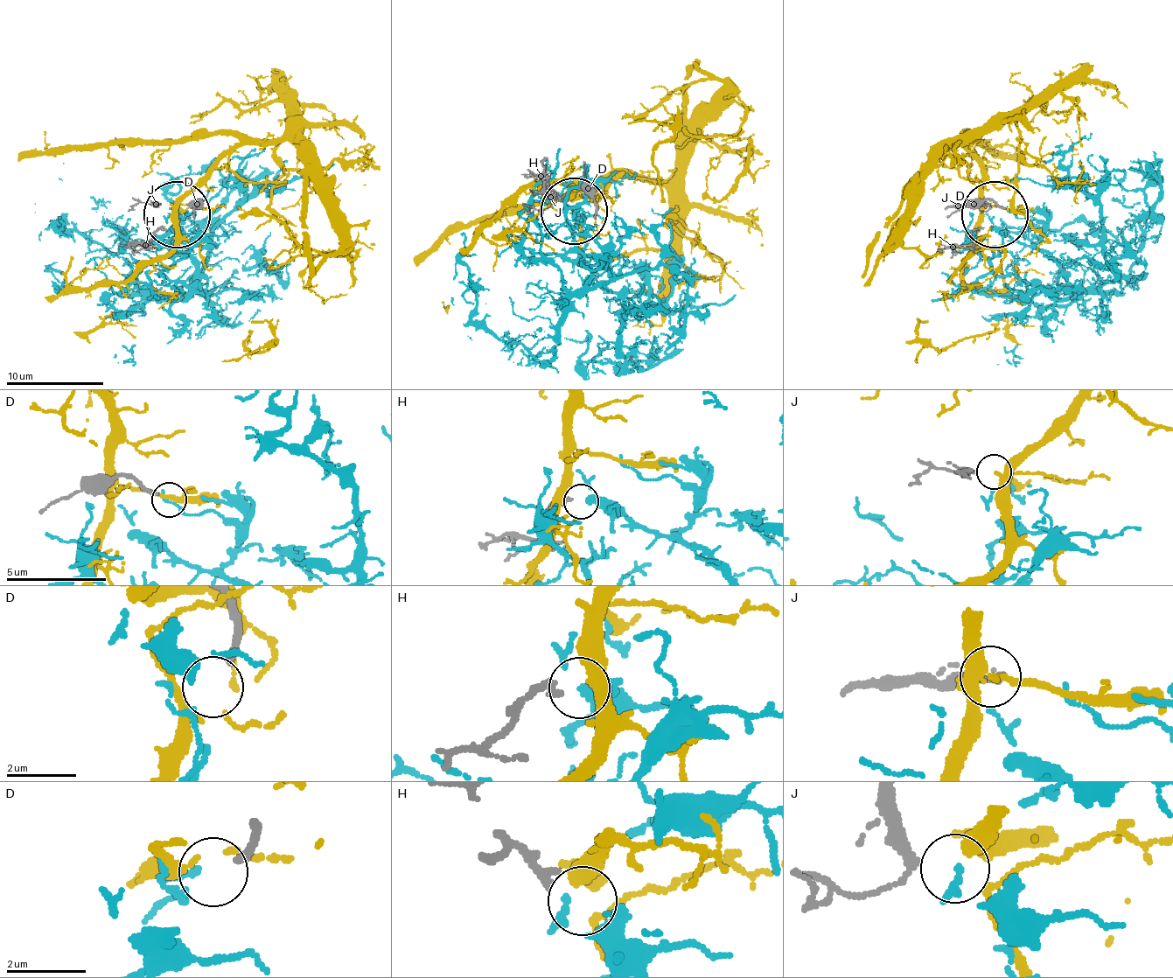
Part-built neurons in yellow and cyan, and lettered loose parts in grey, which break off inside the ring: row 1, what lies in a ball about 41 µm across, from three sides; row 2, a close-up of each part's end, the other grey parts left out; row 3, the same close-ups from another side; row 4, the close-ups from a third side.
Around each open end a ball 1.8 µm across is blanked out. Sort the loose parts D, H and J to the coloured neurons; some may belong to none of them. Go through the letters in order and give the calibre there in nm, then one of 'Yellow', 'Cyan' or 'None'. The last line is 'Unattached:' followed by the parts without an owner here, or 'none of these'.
D: Thickness 180 nm. None
H: Thickness 240 nm. Cyan
J: Thickness 220 nm. Yellow
Unattached: D

